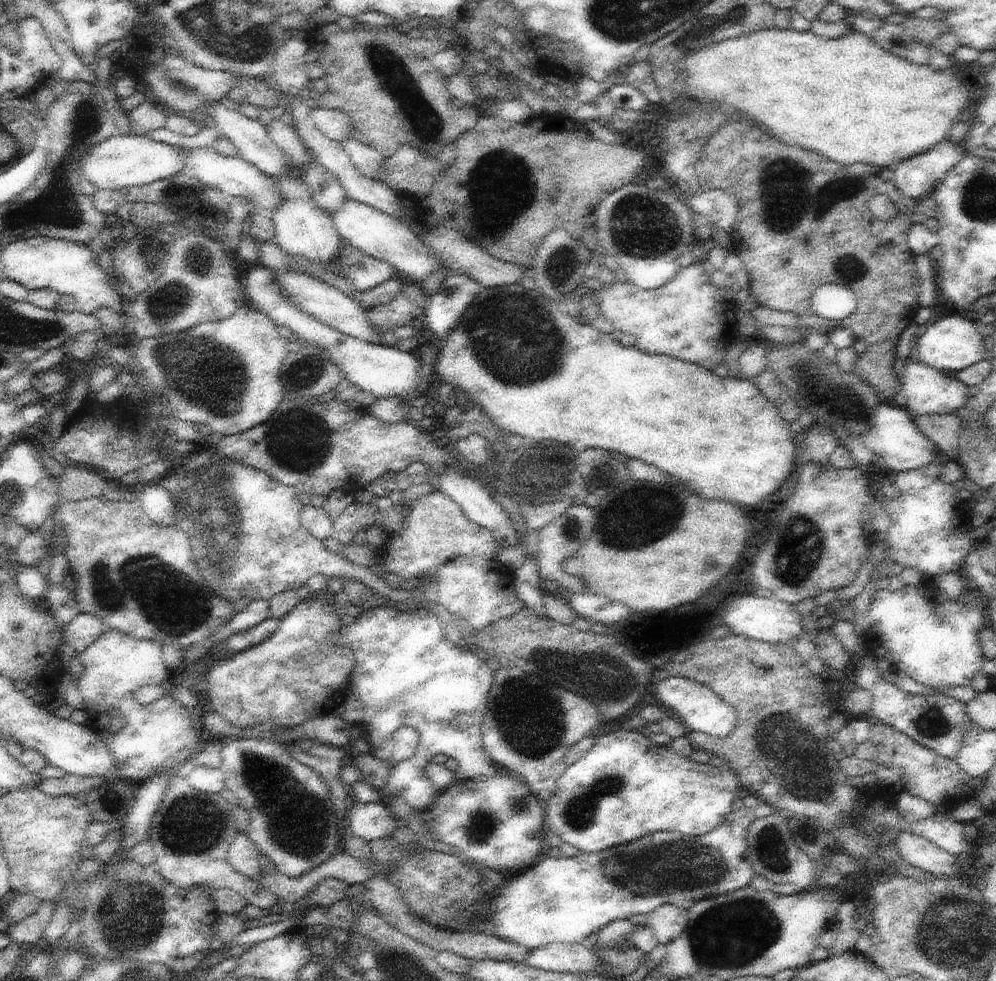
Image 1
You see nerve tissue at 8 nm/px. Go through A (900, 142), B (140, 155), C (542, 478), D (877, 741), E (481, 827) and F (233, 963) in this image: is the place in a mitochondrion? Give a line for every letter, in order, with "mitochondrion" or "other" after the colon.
A: other
B: other
C: mitochondrion
D: other
E: mitochondrion
F: other

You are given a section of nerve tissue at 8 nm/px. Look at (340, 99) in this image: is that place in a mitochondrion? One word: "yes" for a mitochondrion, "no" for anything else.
no

